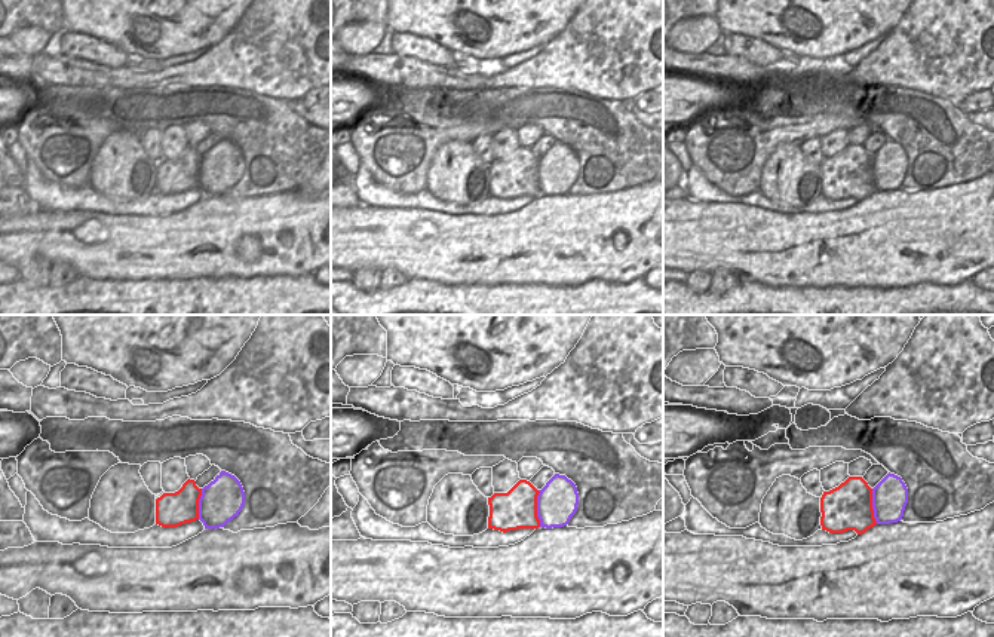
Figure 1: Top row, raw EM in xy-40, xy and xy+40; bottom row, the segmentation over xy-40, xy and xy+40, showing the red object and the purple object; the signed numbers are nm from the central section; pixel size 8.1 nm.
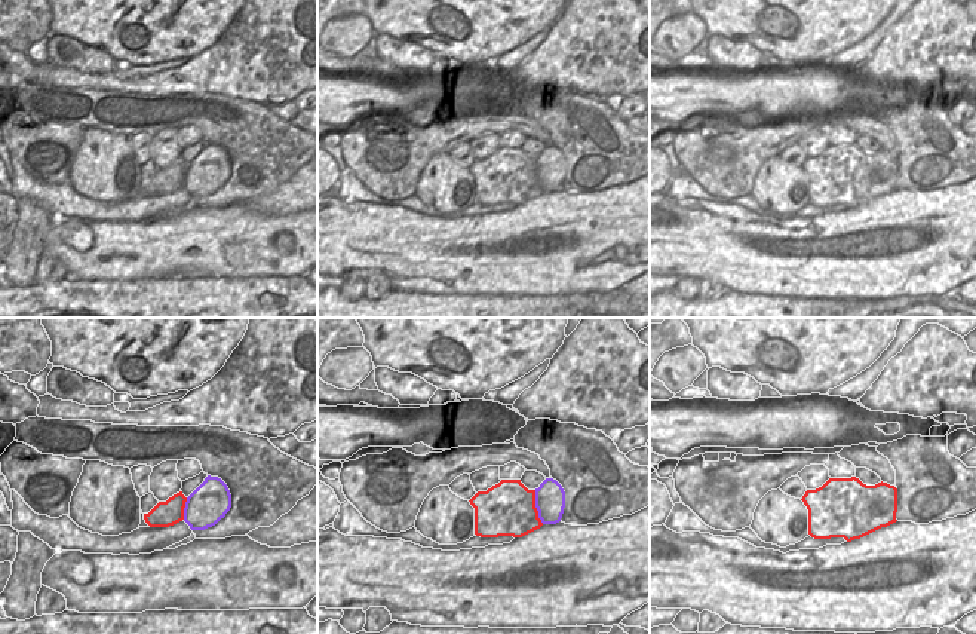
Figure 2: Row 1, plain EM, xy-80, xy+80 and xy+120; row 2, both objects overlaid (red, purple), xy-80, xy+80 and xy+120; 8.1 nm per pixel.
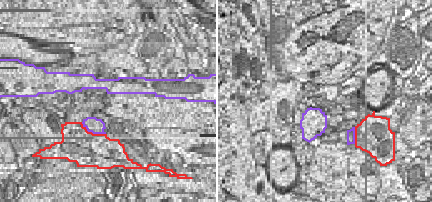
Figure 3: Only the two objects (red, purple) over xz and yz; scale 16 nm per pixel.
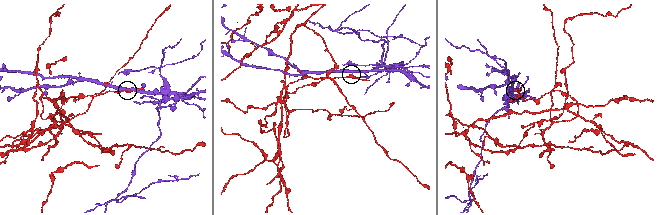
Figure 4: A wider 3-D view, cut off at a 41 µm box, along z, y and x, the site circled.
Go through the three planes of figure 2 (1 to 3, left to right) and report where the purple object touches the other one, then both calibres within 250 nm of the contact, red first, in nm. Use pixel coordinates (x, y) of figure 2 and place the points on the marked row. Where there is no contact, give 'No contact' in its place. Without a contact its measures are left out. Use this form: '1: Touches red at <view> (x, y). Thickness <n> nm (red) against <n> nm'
1: Touches red at xy-80 (184, 507). Thickness 200 nm (red) against 320 nm
2: Touches red at xy+80 (534, 507). Thickness 440 nm (red) against 240 nm
3: No contact.

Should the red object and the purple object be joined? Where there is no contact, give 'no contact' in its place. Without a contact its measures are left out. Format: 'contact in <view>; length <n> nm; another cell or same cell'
contact in xy; length 300 nm; another cell

